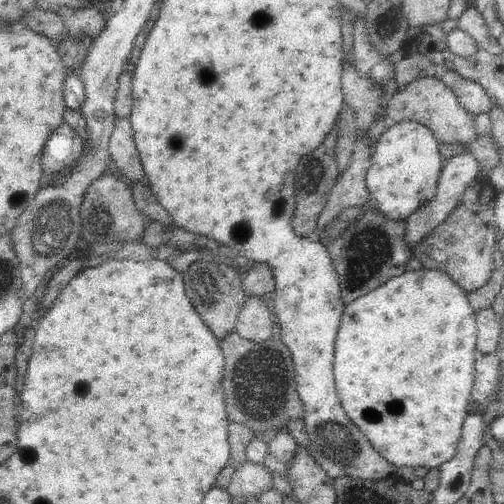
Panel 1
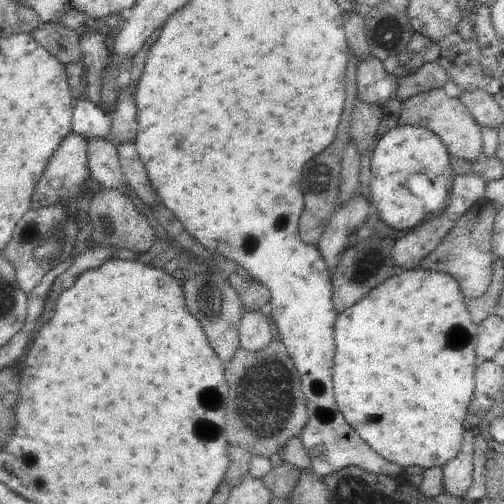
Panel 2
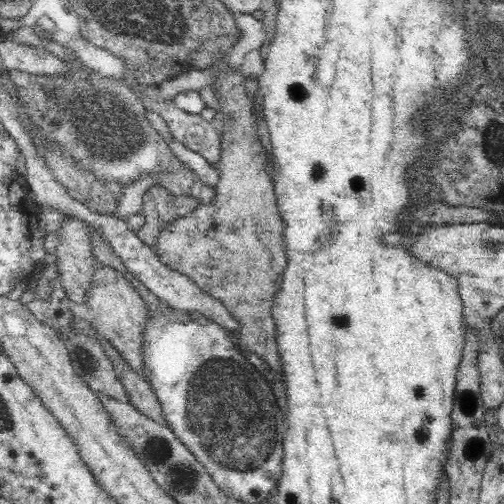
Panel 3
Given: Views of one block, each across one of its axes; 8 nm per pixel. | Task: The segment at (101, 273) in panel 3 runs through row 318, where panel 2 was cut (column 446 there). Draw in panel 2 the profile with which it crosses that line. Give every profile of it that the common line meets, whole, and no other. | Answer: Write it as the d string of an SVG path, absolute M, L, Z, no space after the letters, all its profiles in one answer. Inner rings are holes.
M443 88L433 90L427 94L419 94L409 98L407 102L401 102L401 114L399 114L399 128L403 126L417 126L417 128L427 128L433 134L439 136L443 146L449 150L449 156L467 160L469 164L477 162L483 156L483 142L481 142L481 132L479 124L473 120L471 112L459 98L449 98Z

